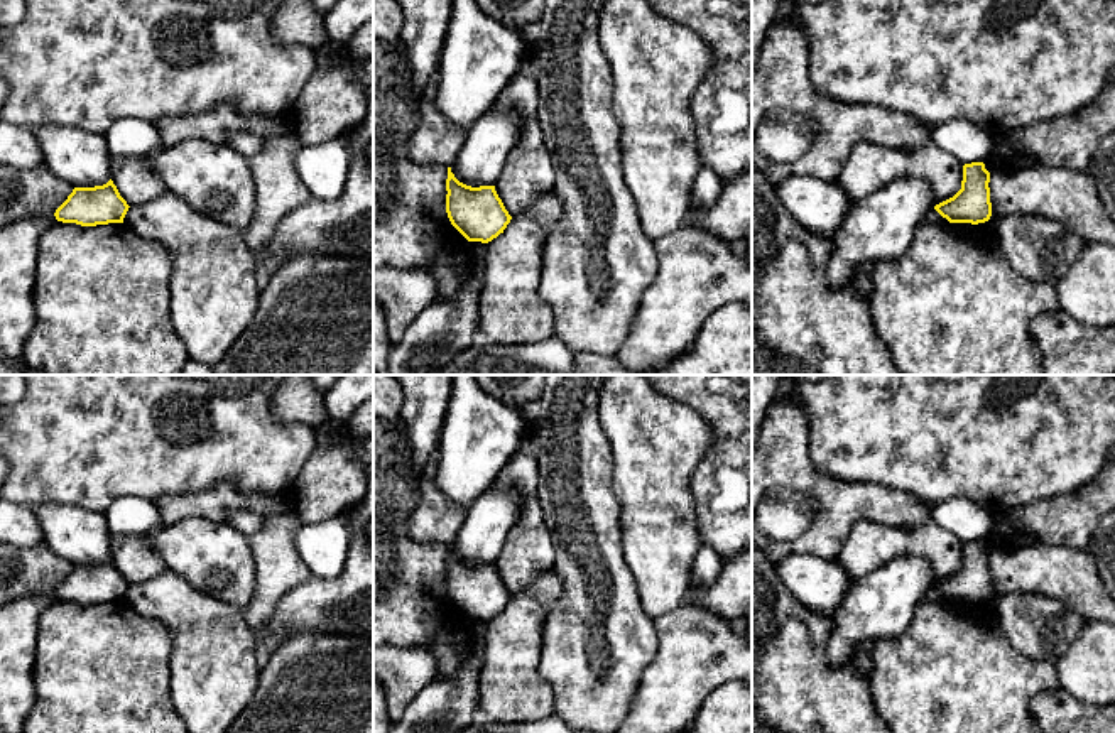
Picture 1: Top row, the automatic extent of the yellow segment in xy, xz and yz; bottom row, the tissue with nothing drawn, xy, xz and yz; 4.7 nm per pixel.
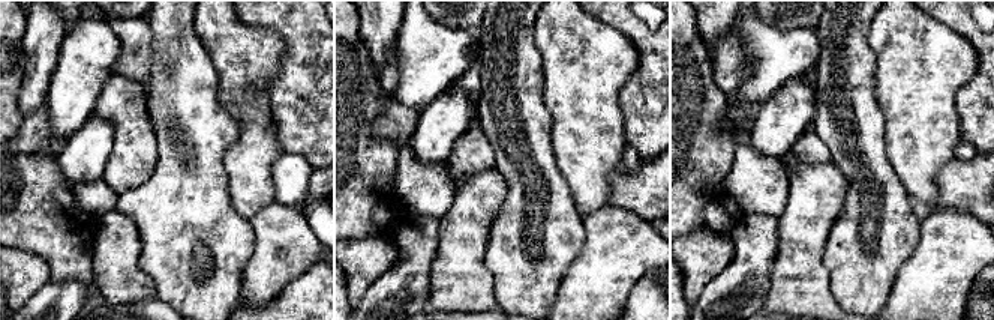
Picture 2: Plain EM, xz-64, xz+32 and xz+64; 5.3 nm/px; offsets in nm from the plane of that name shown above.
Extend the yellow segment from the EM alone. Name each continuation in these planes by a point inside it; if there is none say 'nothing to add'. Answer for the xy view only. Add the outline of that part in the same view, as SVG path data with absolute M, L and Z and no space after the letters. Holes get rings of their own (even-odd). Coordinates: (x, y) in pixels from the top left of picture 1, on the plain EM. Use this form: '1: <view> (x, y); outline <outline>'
1: xy (19, 618); outline M52 593L0 606L0 733L24 733L24 723L35 704L39 616L54 600Z

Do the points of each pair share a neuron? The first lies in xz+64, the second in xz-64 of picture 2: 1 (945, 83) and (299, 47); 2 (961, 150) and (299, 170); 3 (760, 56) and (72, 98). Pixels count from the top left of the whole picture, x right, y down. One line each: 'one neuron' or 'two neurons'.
1: two neurons
2: one neuron
3: one neuron

